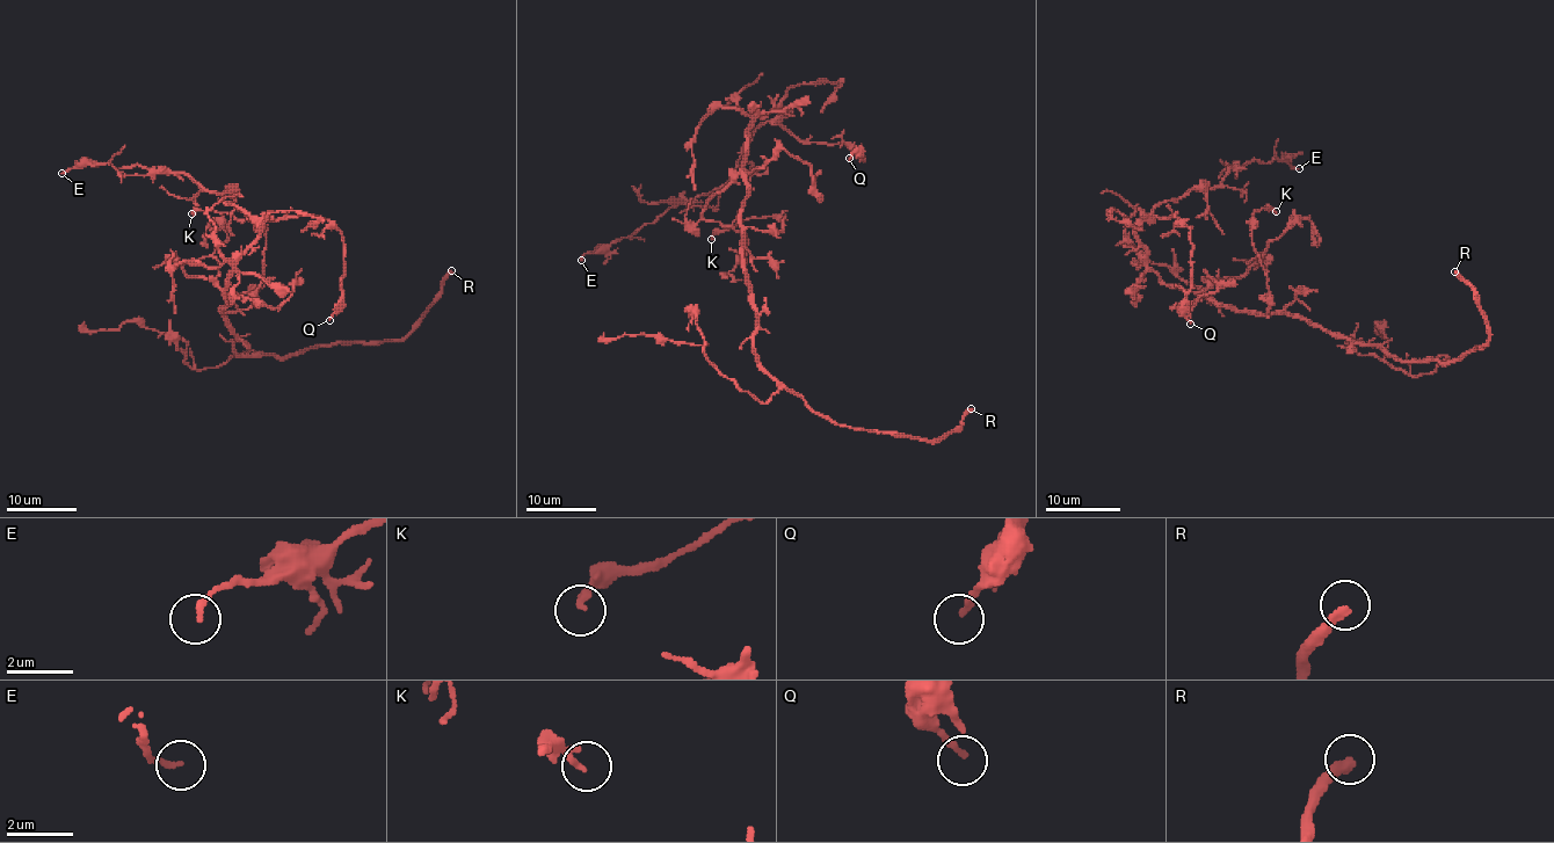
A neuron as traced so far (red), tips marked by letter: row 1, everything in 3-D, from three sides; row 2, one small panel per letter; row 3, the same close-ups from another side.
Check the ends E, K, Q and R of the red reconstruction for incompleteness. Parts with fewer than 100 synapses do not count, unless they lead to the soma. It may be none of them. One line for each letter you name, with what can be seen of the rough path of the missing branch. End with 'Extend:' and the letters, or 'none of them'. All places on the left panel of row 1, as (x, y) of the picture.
Extend: R

